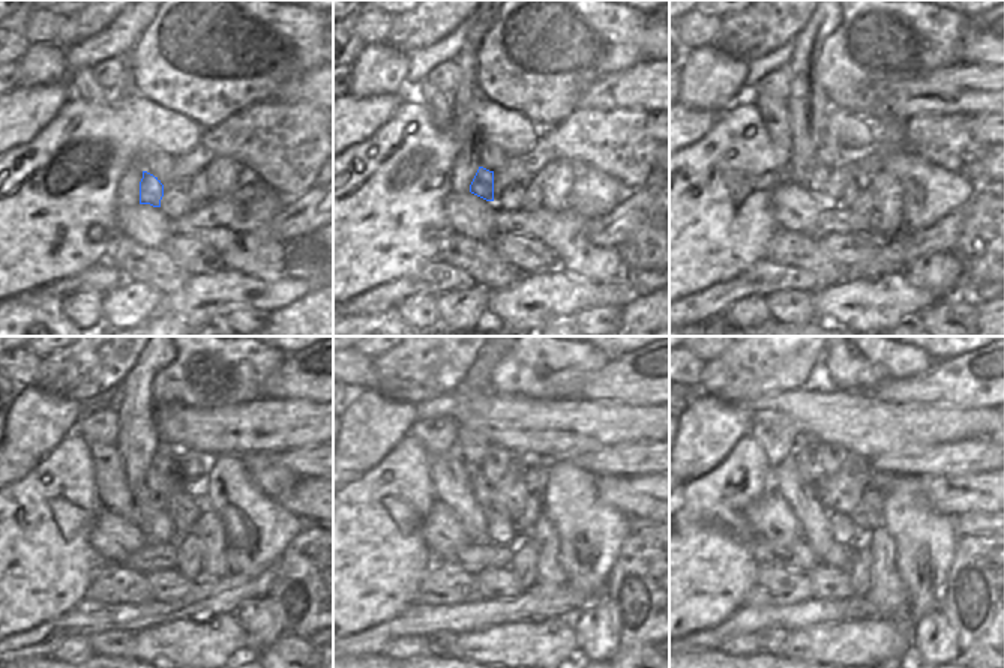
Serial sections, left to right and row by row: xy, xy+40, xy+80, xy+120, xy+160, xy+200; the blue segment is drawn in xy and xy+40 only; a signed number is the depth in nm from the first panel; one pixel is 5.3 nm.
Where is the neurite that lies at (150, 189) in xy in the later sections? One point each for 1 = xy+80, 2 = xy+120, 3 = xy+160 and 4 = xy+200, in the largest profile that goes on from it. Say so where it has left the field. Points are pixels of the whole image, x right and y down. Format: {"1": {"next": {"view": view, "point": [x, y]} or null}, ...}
{"1": {"next": {"view": "xy+80", "point": [818, 177]}}, "2": {"next": {"view": "xy+120", "point": [147, 503]}}, "3": {"next": {"view": "xy+160", "point": [482, 491]}}, "4": {"next": {"view": "xy+200", "point": [806, 458]}}}

